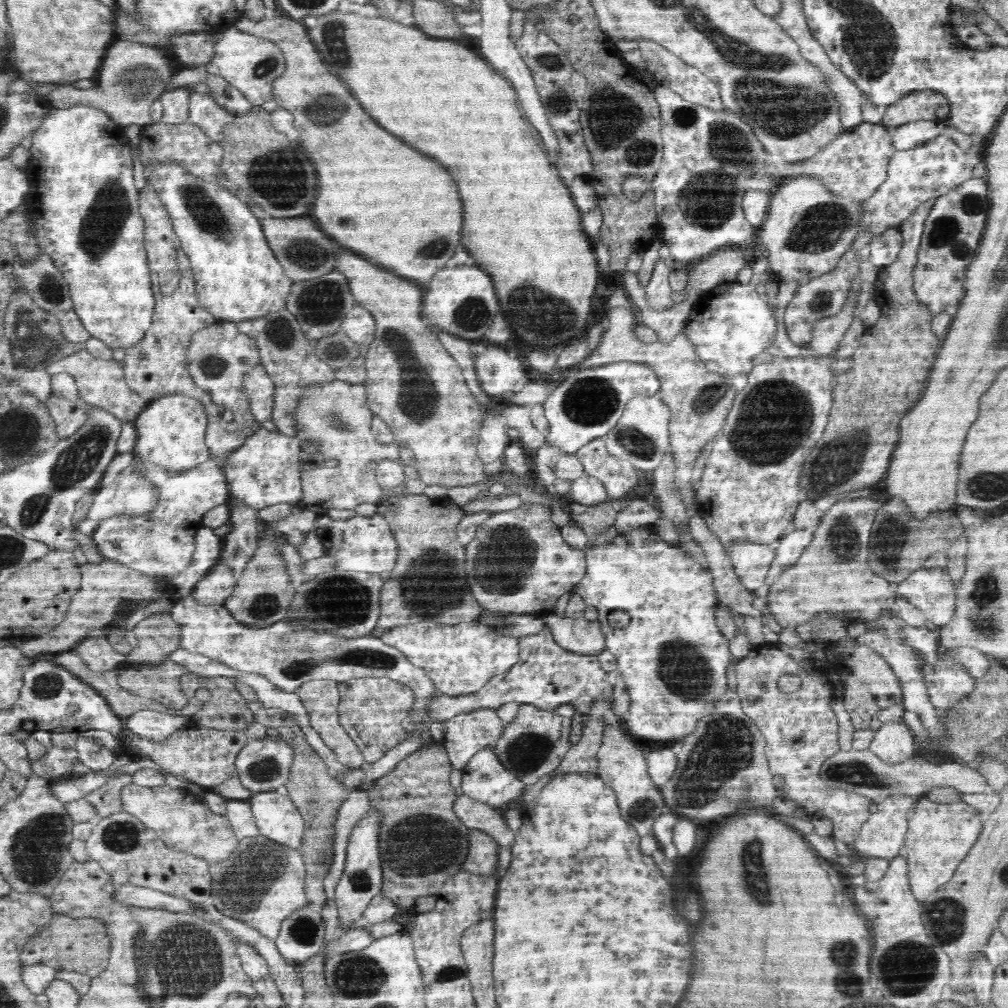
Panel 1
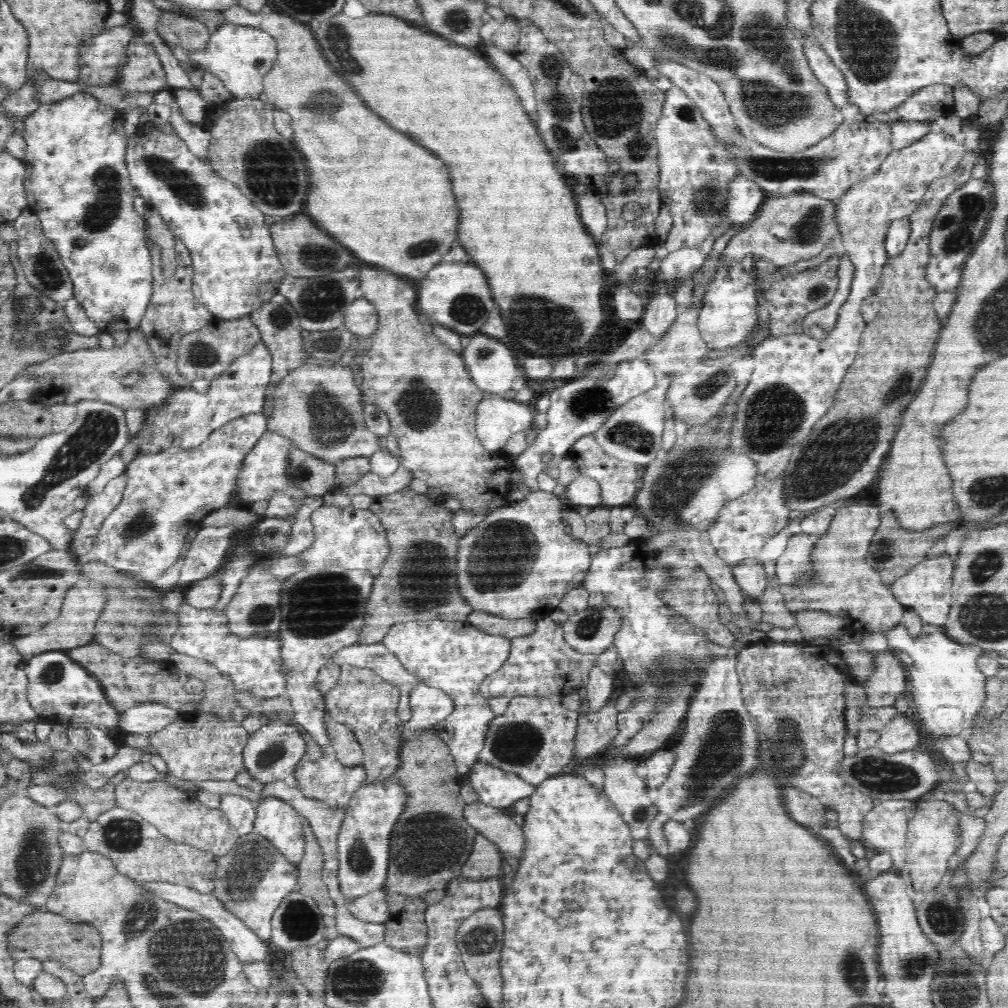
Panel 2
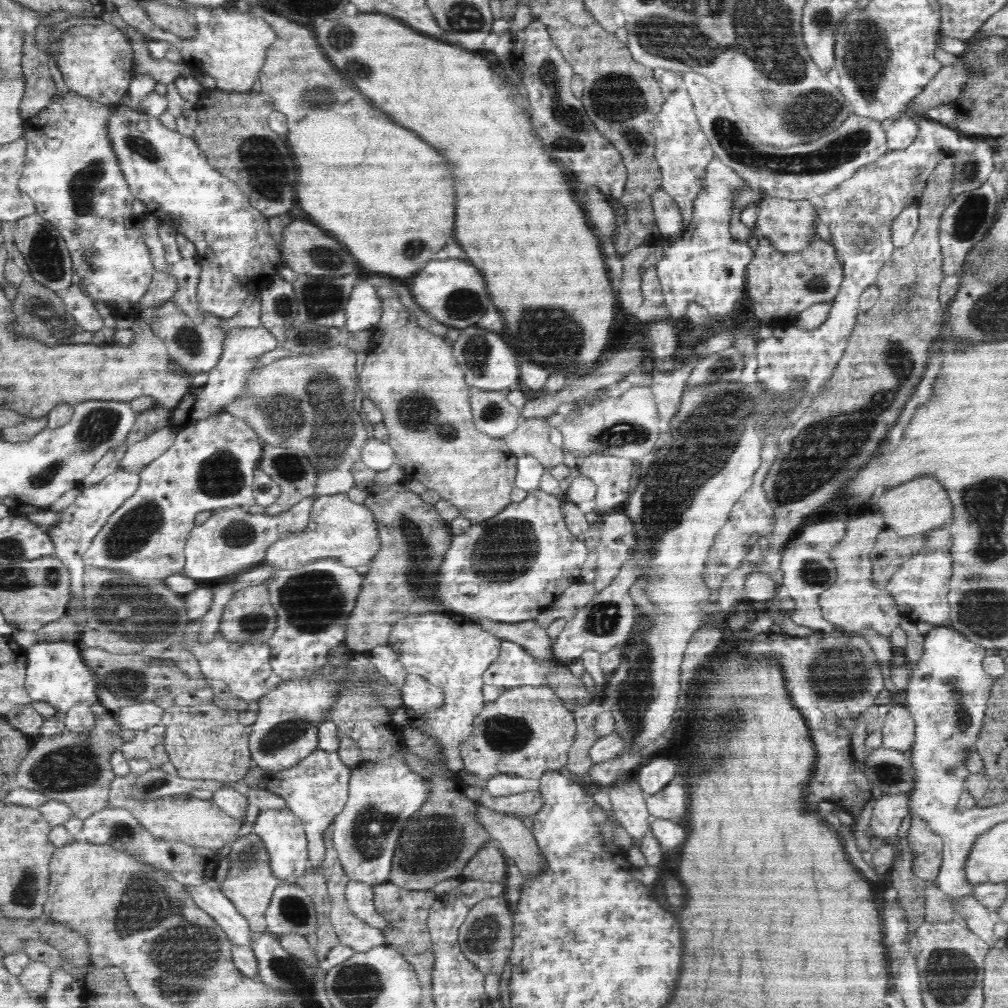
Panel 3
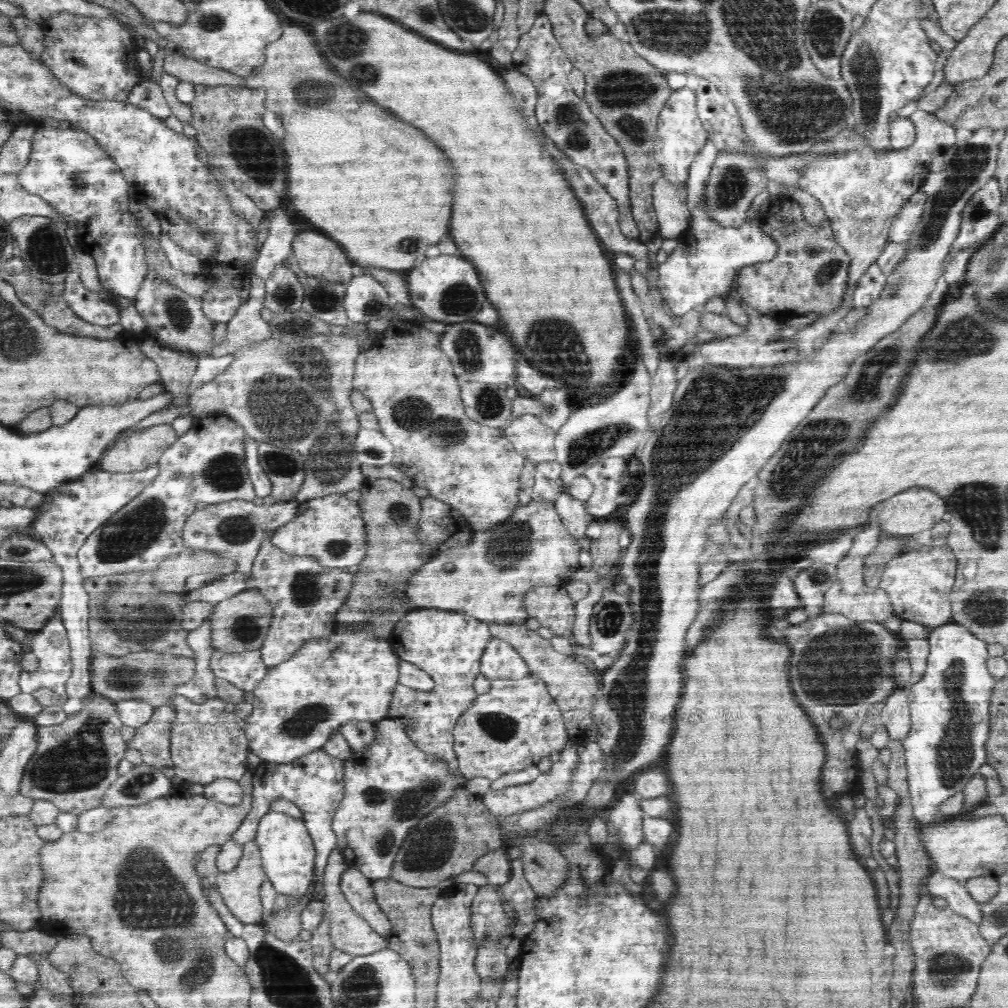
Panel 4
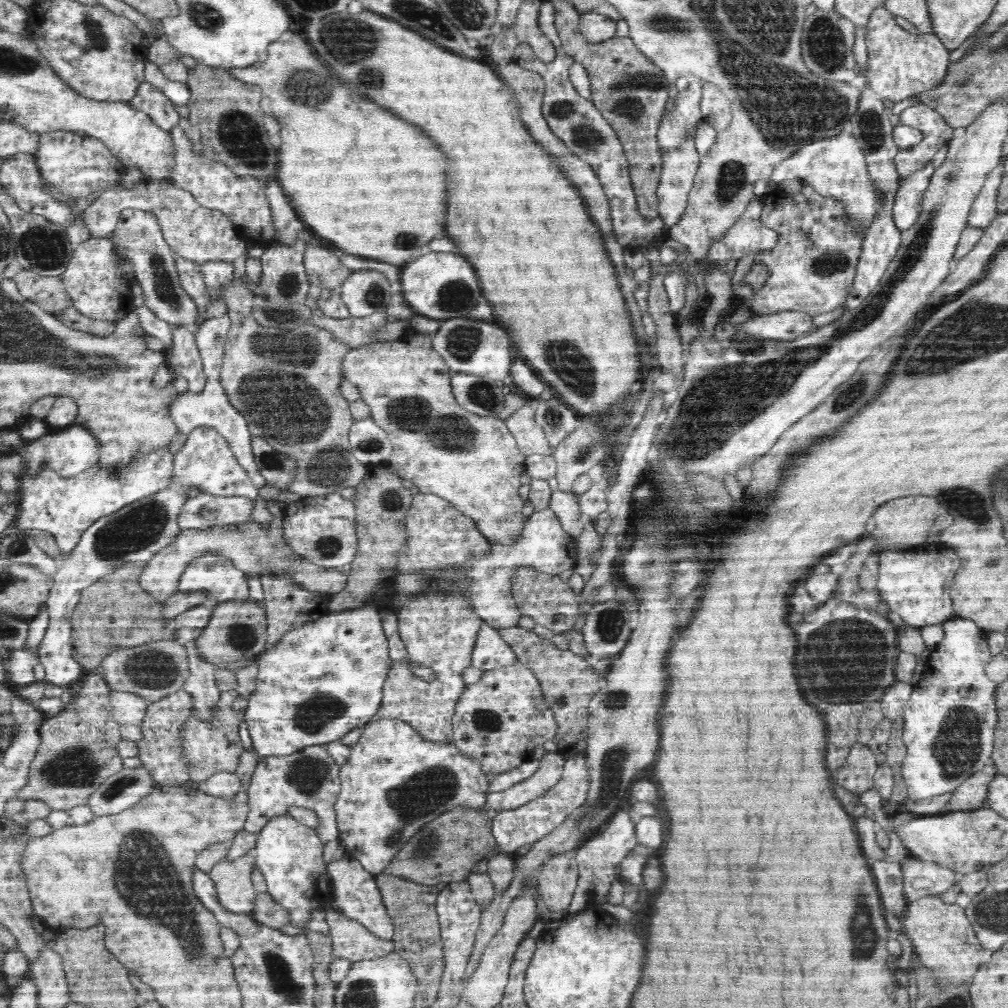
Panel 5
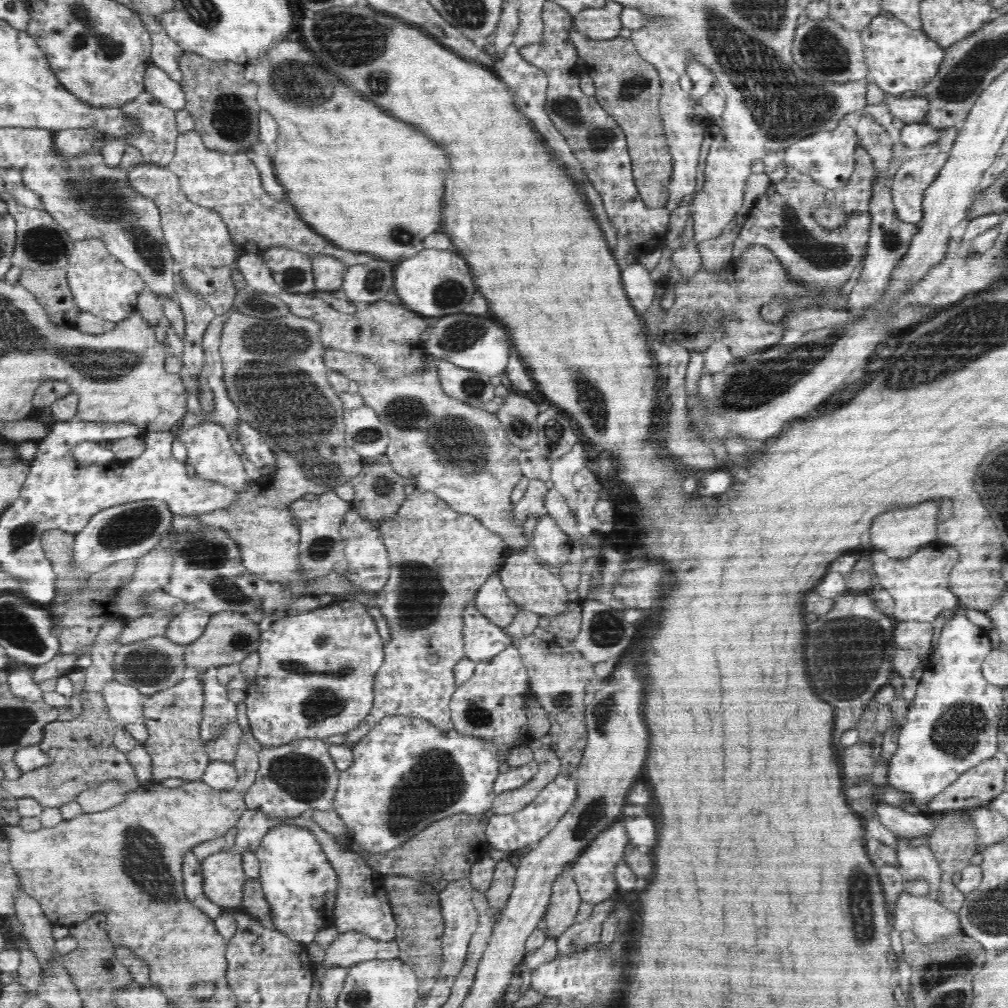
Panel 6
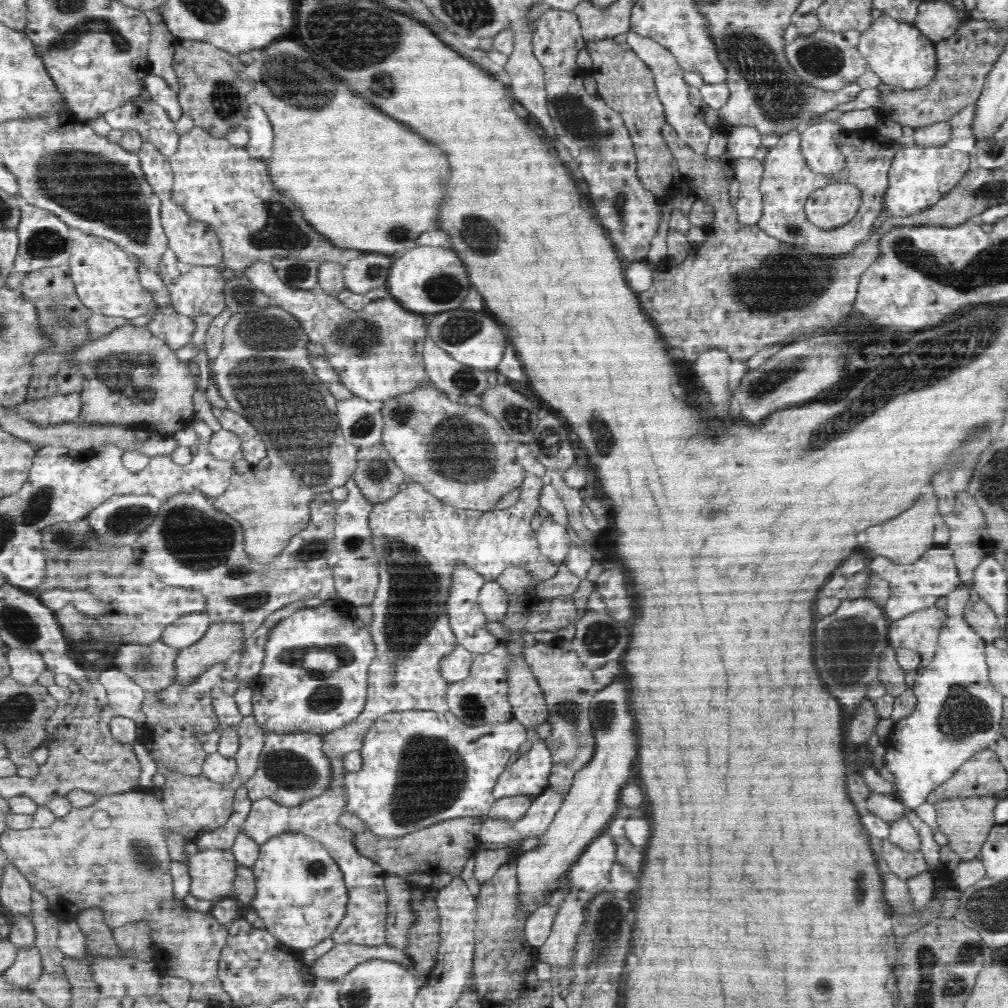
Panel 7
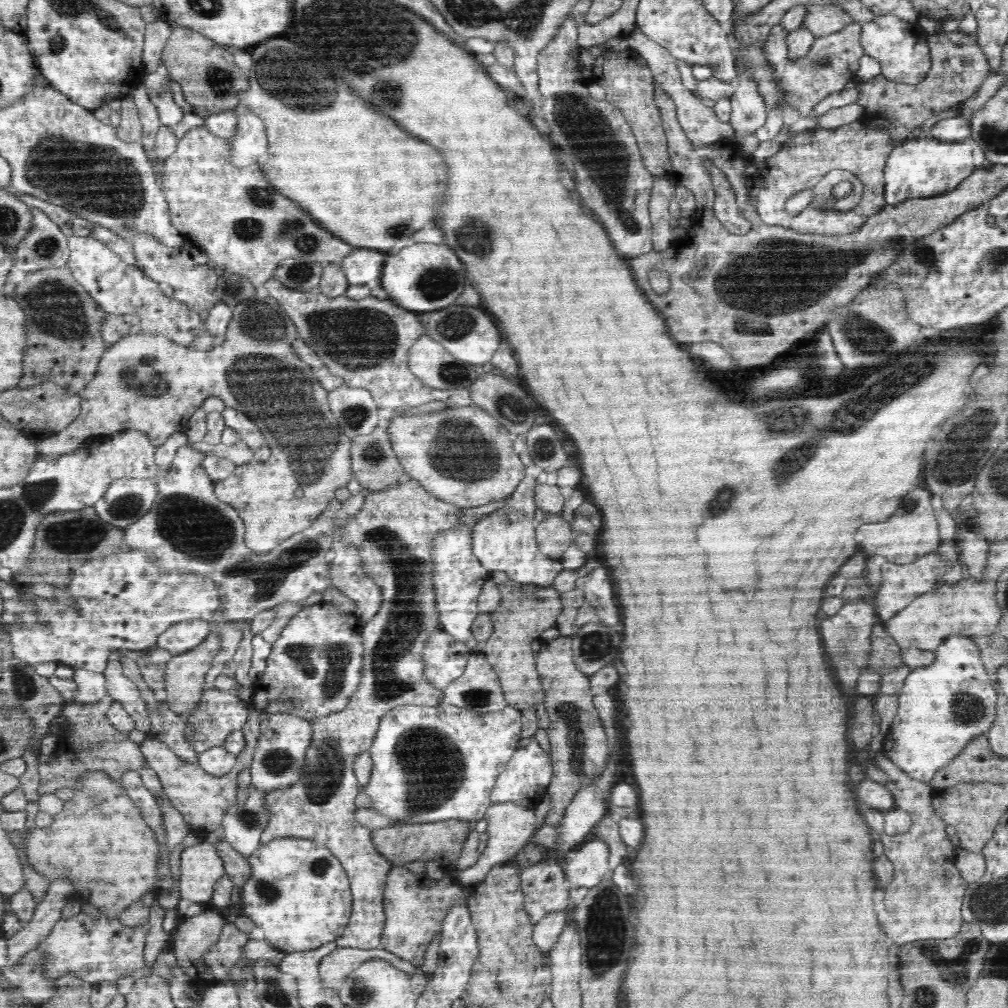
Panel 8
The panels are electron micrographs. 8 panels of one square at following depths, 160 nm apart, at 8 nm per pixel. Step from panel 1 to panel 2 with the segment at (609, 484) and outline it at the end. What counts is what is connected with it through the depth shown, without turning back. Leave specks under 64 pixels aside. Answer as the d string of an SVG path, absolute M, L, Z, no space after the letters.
M586 434L582 436L574 446L568 451L566 455L577 464L579 472L581 475L592 478L593 480L598 481L600 485L600 500L601 506L606 507L619 507L619 506L628 506L632 505L634 501L634 496L638 492L638 486L636 486L636 464L628 464L628 462L620 462L611 456L608 456L602 450L602 447L598 445L596 437L593 434Z

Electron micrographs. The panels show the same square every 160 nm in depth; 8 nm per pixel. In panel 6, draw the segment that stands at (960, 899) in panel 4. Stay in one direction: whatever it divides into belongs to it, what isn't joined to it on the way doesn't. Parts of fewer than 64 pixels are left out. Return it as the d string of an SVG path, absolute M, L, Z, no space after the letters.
M900 839L896 842L897 864L899 872L907 880L924 878L929 886L927 897L936 901L938 889L941 887L942 870L931 848L925 845L916 847L910 845L910 839Z

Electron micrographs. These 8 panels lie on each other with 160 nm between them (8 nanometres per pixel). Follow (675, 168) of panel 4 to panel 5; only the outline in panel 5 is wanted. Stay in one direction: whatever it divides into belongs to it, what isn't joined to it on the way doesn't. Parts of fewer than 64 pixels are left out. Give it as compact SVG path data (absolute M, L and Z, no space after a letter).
M690 83L675 98L673 109L660 121L657 143L663 152L680 148L688 135L697 131L703 118L700 109L701 87L700 83Z

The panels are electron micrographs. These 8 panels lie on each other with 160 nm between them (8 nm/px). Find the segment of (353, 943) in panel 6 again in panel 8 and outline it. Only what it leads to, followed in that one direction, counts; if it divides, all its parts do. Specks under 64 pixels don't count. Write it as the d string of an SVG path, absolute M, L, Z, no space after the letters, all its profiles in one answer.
M338 947L319 962L320 980L329 989L337 988L356 967L372 959L385 960L409 976L416 970L416 966L410 961L383 950L382 947L371 950Z

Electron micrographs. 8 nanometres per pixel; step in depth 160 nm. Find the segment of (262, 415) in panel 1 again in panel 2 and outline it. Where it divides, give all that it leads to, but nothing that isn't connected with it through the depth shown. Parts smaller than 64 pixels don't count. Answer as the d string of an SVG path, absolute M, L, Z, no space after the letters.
M261 340L248 355L238 358L224 375L212 380L206 394L199 394L192 387L177 388L157 409L149 409L146 418L151 430L149 441L162 451L172 446L192 449L200 446L211 432L222 428L230 420L246 414L262 413L271 375L272 355Z

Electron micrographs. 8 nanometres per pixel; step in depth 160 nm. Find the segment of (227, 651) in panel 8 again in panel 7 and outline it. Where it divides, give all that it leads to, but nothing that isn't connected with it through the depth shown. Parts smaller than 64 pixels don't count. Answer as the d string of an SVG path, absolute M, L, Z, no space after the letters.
M218 662L187 686L175 681L164 690L155 693L146 691L141 706L145 722L144 732L139 737L139 747L144 755L155 760L158 774L168 774L172 770L188 776L201 774L208 754L202 749L198 734L206 734L219 728L218 717L212 706L211 688L220 684L223 670L223 662Z

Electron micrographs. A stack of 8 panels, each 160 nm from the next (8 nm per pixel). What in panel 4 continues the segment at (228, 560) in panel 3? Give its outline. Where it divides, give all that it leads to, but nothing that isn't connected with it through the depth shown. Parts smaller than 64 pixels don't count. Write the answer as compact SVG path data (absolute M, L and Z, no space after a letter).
M231 500L220 504L208 504L202 510L195 512L188 518L182 530L185 548L195 548L204 552L213 552L228 560L235 560L239 573L254 577L255 588L269 601L273 609L272 622L264 644L260 648L263 663L268 668L280 662L290 660L306 640L323 638L326 640L338 626L336 612L347 604L346 598L354 584L354 572L341 568L328 568L312 557L290 556L284 554L280 547L271 543L271 536L280 526L288 524L298 514L298 501L263 505L259 501Z

